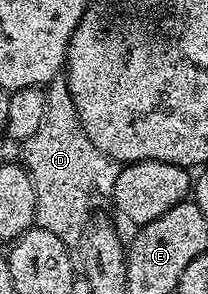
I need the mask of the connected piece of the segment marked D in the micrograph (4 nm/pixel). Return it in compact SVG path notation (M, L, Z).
M67 74L55 75L47 83L46 90L46 117L42 121L42 129L19 144L18 159L30 173L30 181L34 181L35 226L50 229L50 233L54 233L54 237L63 243L75 245L85 238L93 222L92 210L100 195L111 196L121 164L101 153L86 137L76 112L74 97L68 88Z

